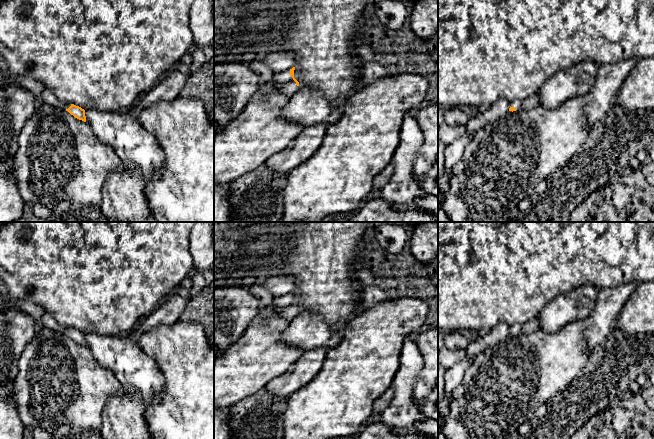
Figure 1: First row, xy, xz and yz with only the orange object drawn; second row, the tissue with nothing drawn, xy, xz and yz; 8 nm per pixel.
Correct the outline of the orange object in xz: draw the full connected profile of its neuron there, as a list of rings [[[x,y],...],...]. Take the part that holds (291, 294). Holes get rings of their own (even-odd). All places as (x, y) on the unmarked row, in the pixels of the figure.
[[[295,291],[281,297],[275,297],[273,300],[274,309],[289,321],[299,313],[299,306],[294,302],[294,294]]]

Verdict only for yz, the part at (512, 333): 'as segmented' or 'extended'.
extended

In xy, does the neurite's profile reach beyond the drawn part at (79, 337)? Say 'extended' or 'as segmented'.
extended

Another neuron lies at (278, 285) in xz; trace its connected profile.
[[[268,274],[264,280],[264,287],[273,294],[274,297],[281,297],[294,291],[294,282],[290,277],[278,274]]]

